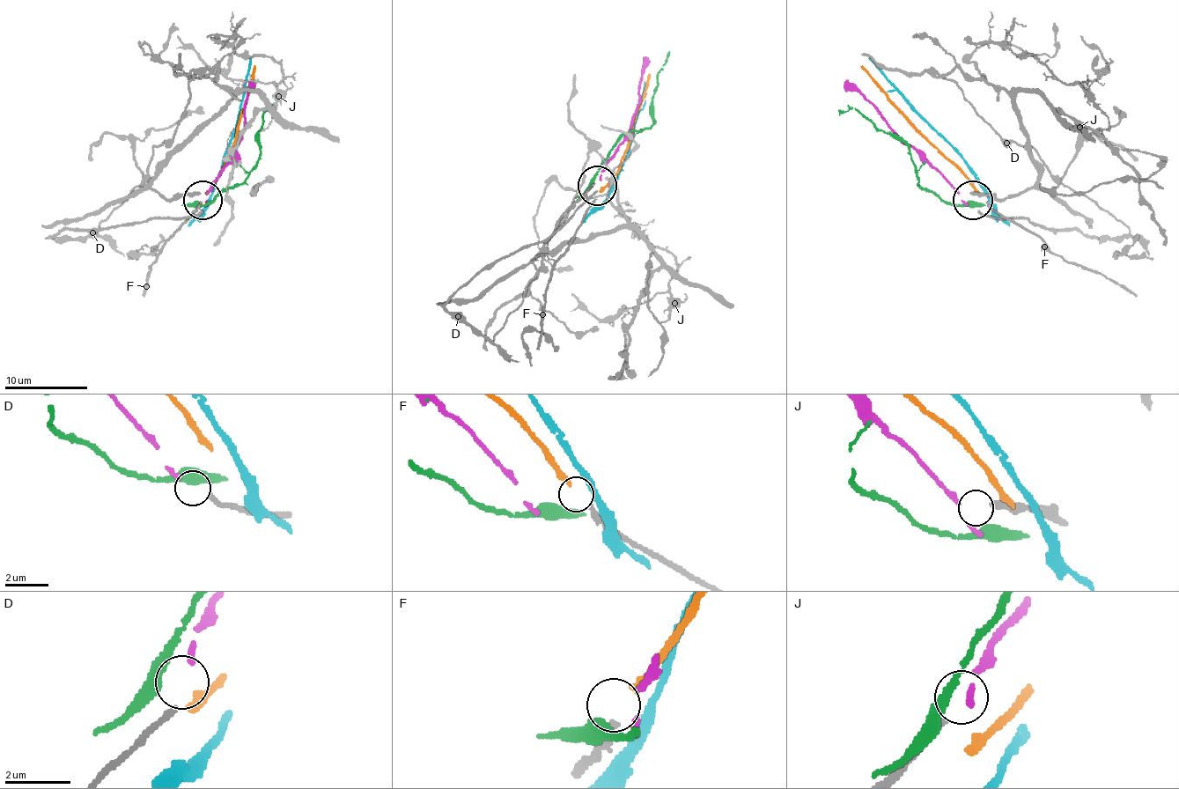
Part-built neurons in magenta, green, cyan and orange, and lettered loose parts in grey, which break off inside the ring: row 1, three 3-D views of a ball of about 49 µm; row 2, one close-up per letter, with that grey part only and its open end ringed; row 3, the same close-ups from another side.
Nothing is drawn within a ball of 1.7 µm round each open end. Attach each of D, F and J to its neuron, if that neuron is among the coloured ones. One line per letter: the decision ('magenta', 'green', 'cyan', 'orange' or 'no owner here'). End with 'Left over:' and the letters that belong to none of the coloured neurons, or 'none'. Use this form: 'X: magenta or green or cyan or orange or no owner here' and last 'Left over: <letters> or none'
D: magenta
F: orange
J: no owner here
Left over: J

